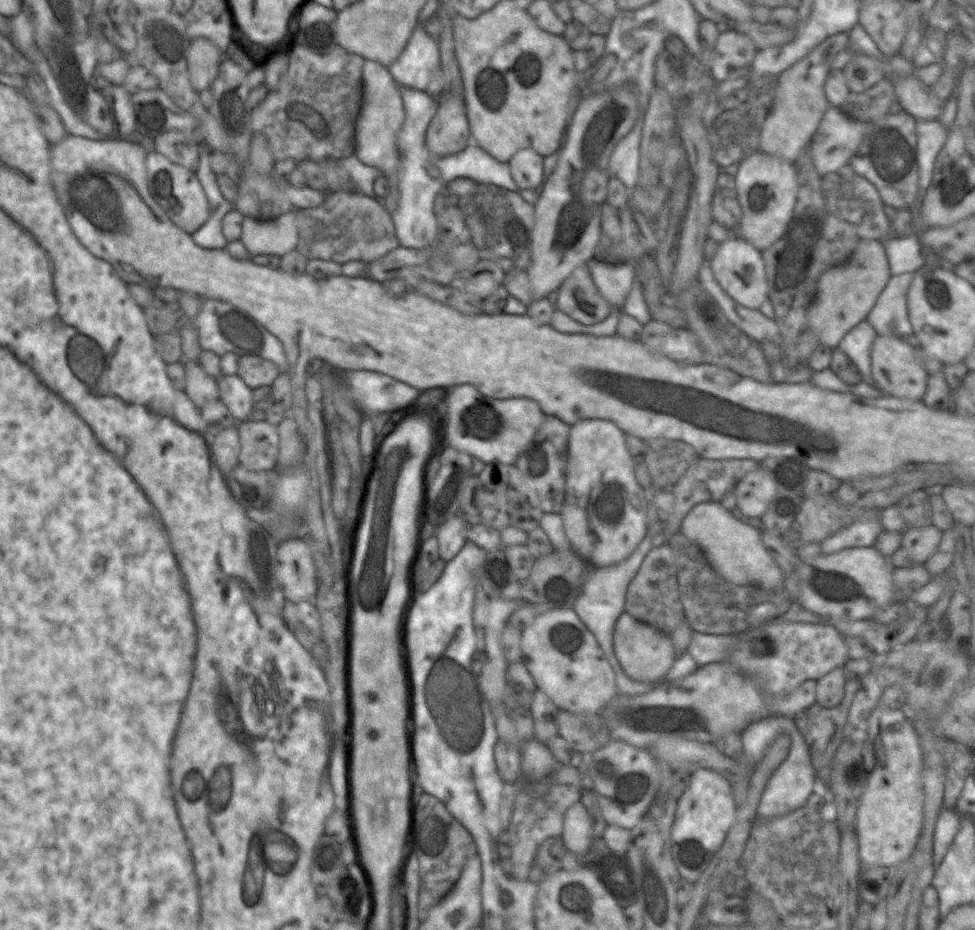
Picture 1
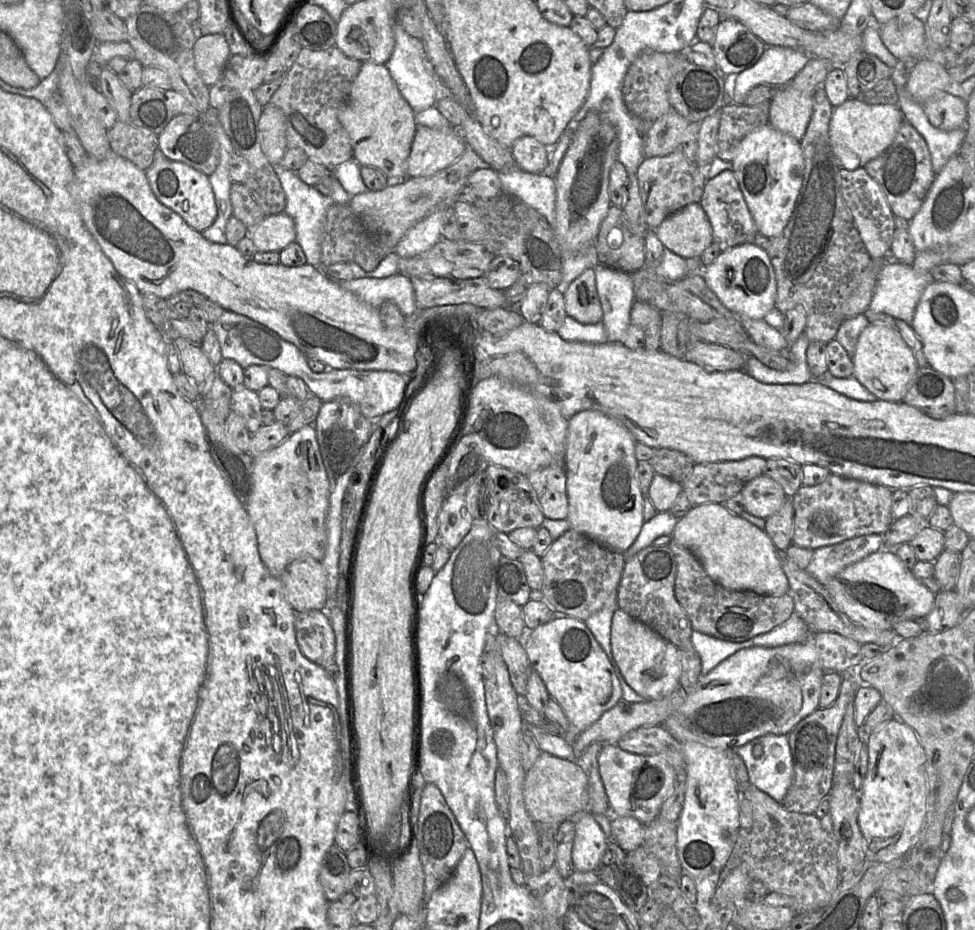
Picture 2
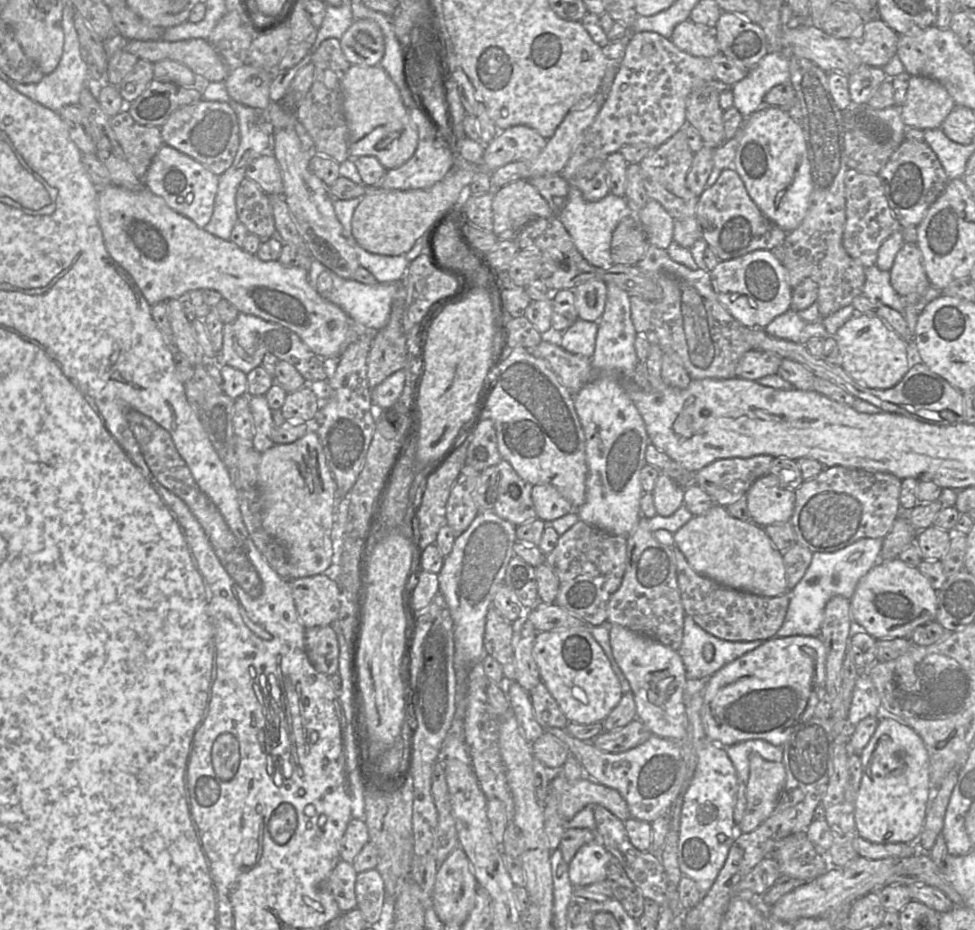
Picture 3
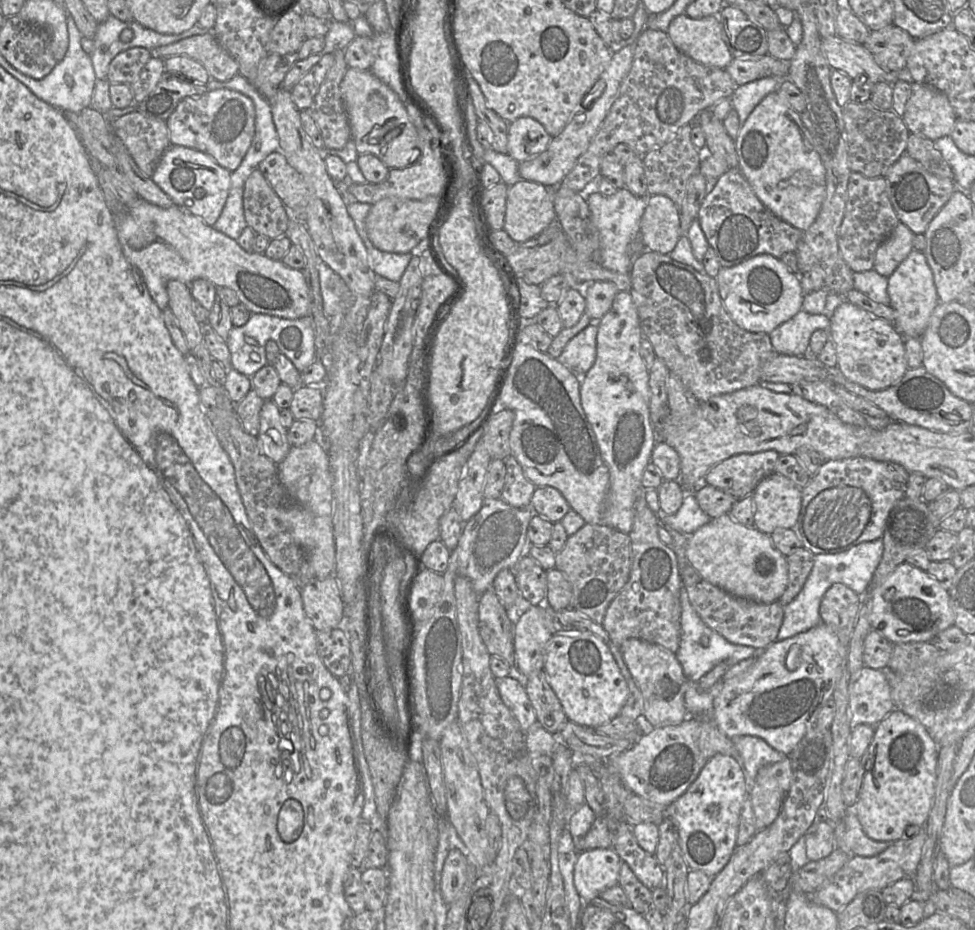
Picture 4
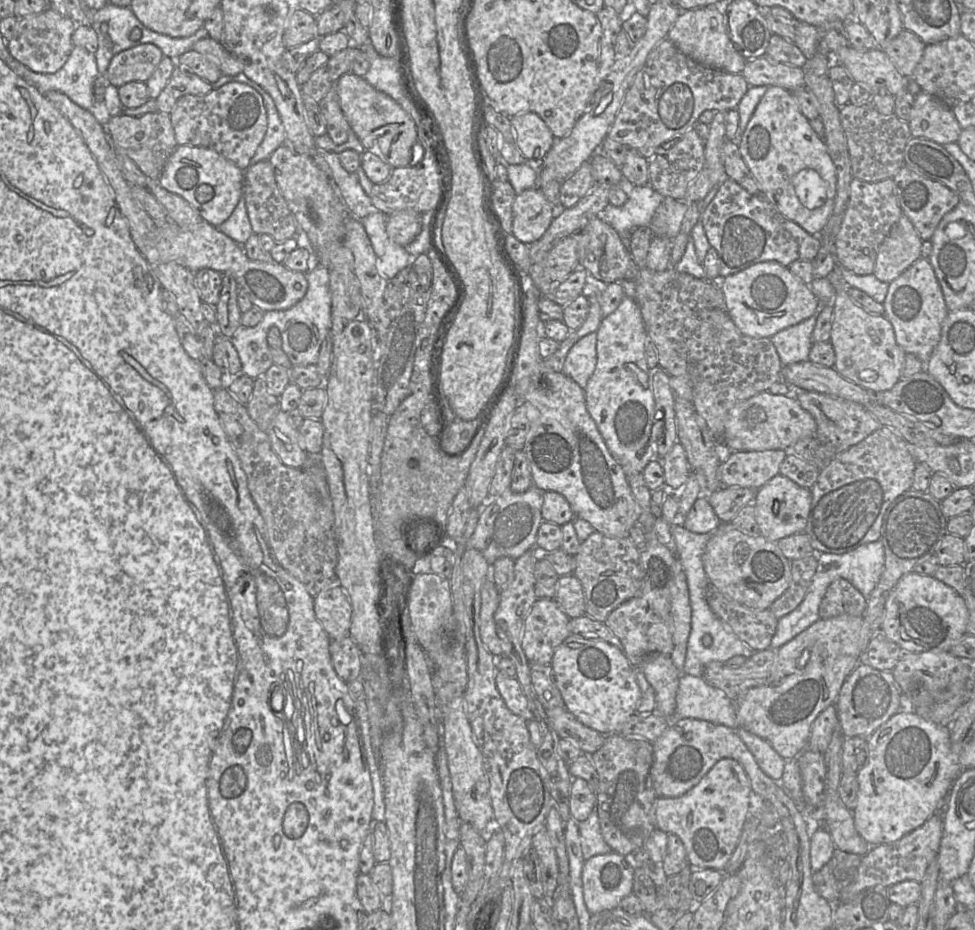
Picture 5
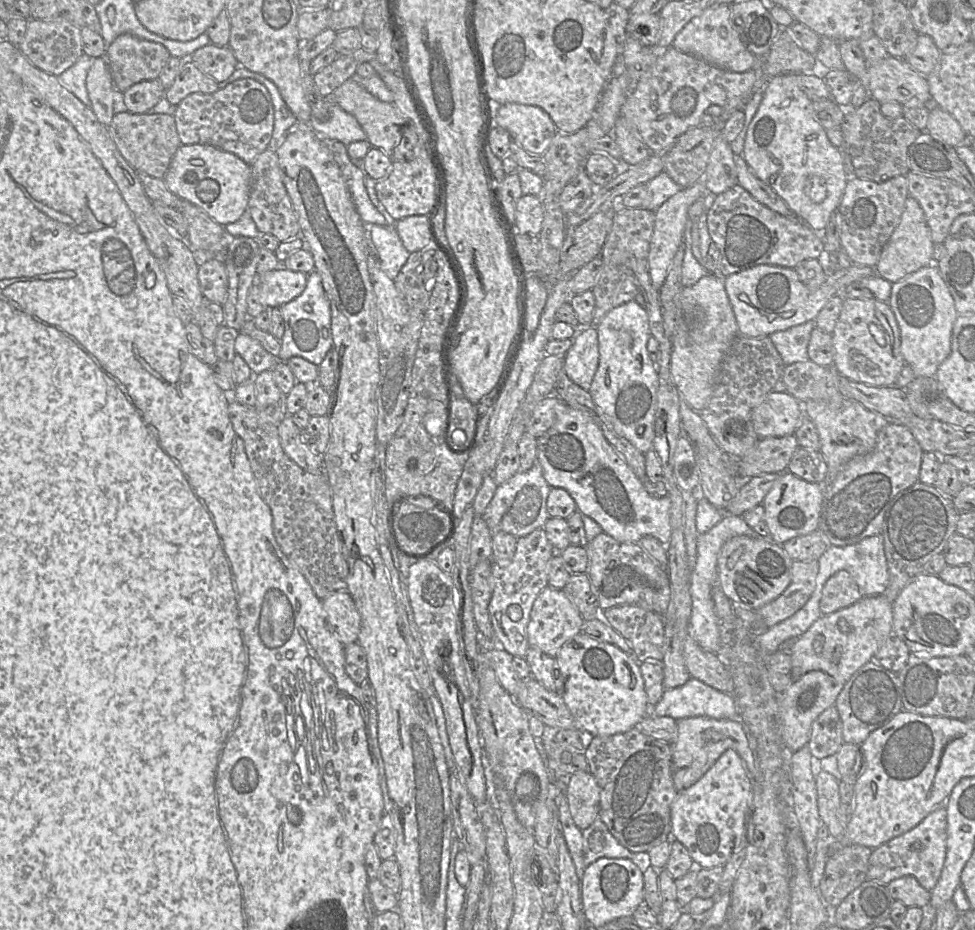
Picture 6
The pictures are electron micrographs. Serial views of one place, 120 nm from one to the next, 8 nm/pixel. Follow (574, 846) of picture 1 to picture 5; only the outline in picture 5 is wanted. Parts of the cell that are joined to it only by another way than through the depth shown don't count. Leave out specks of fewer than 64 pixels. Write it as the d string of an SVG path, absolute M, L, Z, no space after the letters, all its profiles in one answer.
M611 851L584 861L582 890L590 914L617 908L624 897L633 893L631 857Z

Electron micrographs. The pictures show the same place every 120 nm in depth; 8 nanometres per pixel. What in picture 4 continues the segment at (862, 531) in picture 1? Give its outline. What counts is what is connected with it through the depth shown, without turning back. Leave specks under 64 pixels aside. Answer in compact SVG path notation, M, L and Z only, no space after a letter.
M878 538L876 540L862 542L843 552L834 554L814 555L814 564L808 578L806 579L803 588L790 603L784 606L783 621L776 640L780 641L787 638L791 638L799 633L806 632L812 629L813 627L819 625L822 622L820 616L821 600L825 592L834 583L845 584L846 586L851 588L854 592L859 594L862 598L861 593L864 593L867 590L873 578L873 575L881 561L883 551L884 551L883 539Z

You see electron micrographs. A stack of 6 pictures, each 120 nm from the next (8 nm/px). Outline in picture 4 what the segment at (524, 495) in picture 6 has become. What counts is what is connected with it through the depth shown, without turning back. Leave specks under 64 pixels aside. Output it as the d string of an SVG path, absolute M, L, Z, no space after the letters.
M484 499L480 510L462 527L457 546L452 550L456 556L456 575L471 581L480 596L491 589L496 575L503 569L512 569L528 547L527 528L536 515L531 506L516 508L502 499Z

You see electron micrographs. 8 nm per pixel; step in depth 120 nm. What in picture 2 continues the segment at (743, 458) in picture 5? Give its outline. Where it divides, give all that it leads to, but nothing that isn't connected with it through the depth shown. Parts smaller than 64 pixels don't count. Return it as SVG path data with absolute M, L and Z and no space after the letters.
M751 456L738 461L721 461L695 464L689 477L682 483L683 491L693 506L706 503L724 504L740 493L743 487L754 478L764 474L766 459Z

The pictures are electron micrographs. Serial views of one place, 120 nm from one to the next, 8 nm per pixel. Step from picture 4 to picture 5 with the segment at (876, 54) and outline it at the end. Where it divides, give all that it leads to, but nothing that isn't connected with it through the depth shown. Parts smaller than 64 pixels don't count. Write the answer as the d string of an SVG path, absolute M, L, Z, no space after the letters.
M903 29L896 37L879 47L886 52L901 74L912 77L923 56L925 46L918 35Z

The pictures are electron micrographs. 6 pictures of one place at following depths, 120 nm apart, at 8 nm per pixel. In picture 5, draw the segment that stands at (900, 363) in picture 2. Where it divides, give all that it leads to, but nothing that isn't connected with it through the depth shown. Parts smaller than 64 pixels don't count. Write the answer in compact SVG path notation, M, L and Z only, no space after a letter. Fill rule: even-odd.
M847 284L835 292L830 342L835 352L836 371L845 379L874 393L892 389L902 378L906 353L897 344L892 323L885 315L873 315L858 305L848 294ZM869 329L874 329L880 343L873 342Z

